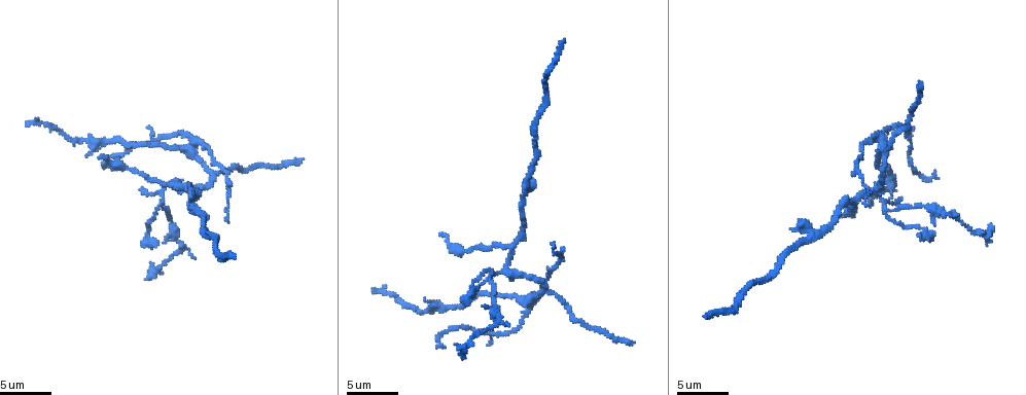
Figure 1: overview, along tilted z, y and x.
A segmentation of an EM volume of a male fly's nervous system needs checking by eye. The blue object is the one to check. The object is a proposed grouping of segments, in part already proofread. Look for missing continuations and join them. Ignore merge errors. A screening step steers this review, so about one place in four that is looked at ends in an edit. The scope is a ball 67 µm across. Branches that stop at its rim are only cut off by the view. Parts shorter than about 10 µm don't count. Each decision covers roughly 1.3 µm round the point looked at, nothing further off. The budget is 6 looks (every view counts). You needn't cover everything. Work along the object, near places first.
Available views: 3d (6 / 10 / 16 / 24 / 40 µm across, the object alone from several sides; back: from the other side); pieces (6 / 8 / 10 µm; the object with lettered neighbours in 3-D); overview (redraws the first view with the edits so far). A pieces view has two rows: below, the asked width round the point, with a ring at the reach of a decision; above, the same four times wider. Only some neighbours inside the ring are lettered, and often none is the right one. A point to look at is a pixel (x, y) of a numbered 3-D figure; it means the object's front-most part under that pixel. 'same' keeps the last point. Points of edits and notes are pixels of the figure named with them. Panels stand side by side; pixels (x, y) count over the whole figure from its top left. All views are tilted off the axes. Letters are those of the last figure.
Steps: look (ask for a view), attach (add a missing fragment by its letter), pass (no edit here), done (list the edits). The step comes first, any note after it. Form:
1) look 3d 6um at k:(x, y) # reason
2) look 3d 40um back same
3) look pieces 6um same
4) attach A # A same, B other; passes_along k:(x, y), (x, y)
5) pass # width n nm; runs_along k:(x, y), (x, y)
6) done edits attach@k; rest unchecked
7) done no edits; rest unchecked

look pieces 8um at 1:(464, 359) # long arm stops here

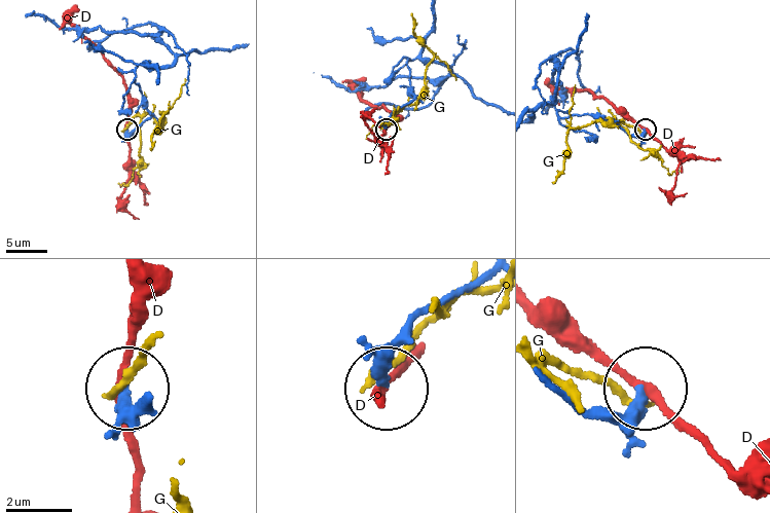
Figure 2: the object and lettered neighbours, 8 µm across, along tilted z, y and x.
pass # D other, G other; runs_along 2:(548, 383), (604, 413), (639, 388); no lettered fragment goes on from it

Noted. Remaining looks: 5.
look pieces 8um at 1:(141, 188) # tapers out

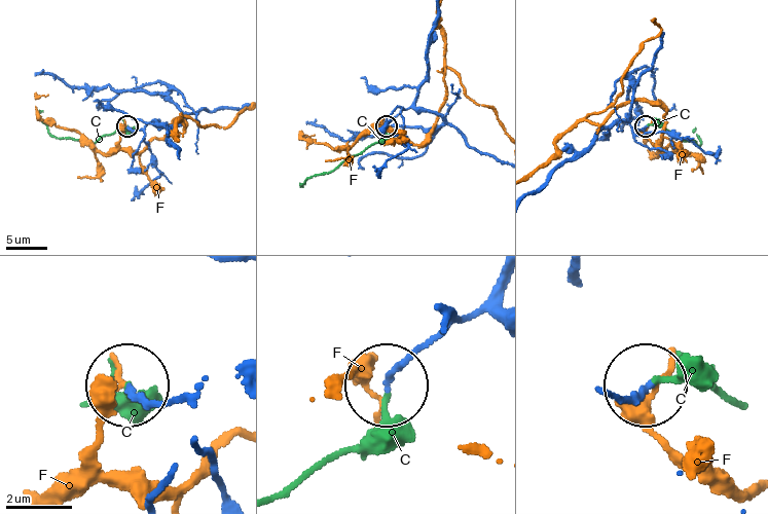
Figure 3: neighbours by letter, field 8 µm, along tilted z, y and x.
attach C # width 170 nm; C same, F other; passes_along 3:(464, 316), (405, 362), (367, 435), (278, 491); the neuron continues

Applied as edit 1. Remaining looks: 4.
look overview

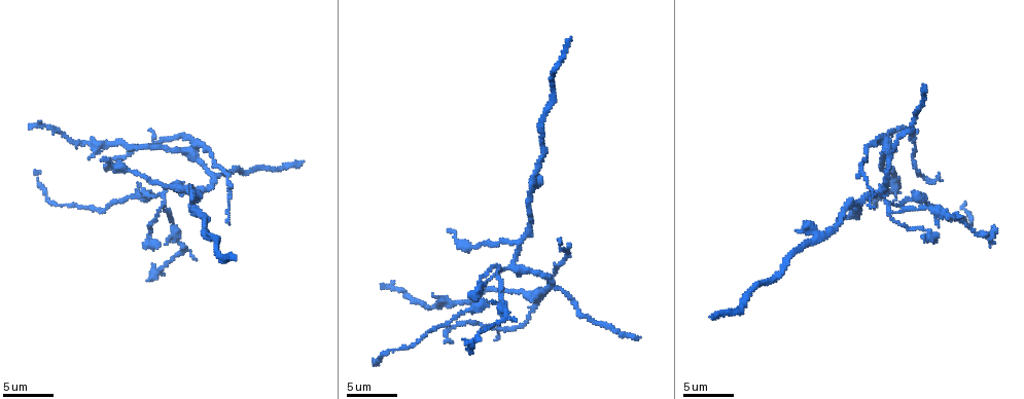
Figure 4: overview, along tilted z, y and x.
look pieces 10um at 4:(639, 337) # branch stops here

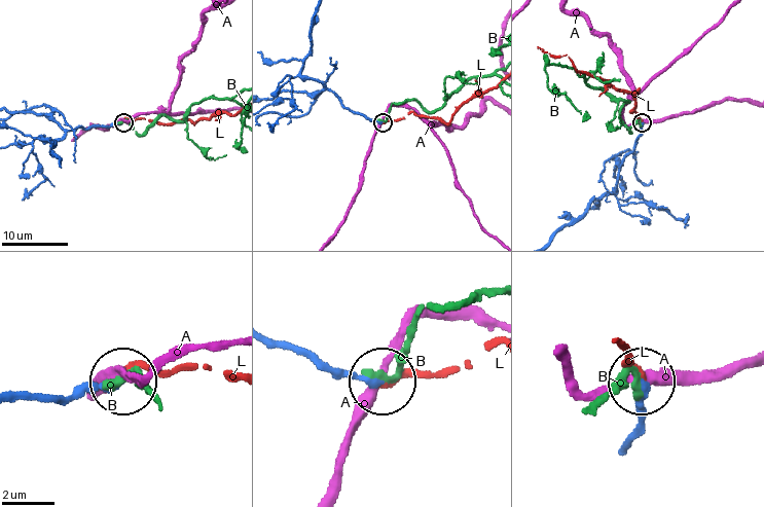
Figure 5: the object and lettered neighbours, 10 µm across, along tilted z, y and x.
attach L # A other, B other, L same; passes_along 5:(303, 347), (329, 366), (380, 381), (457, 369), (494, 347); the neuron continues

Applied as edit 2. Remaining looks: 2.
done edits attach@3, attach@5; rest unchecked

